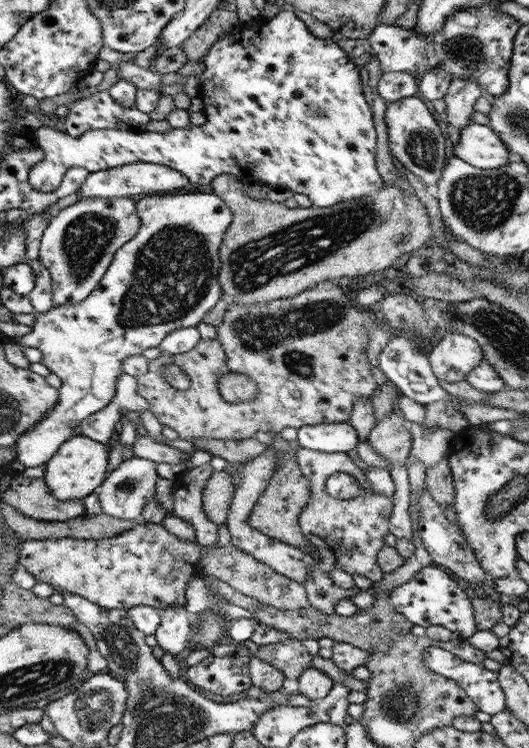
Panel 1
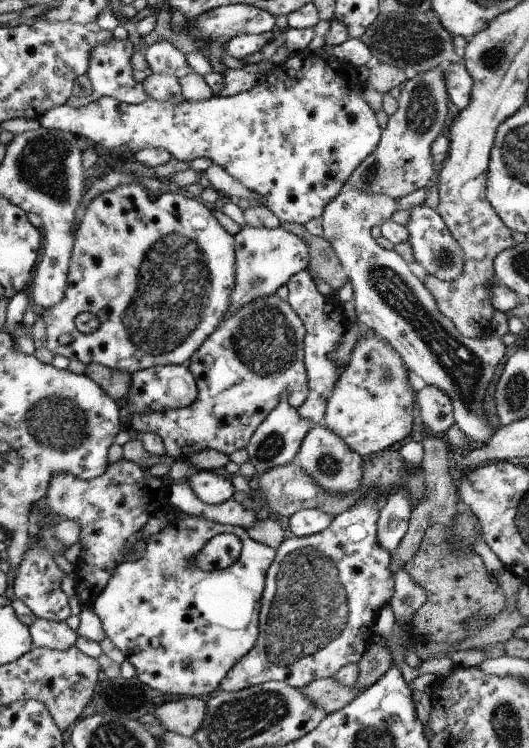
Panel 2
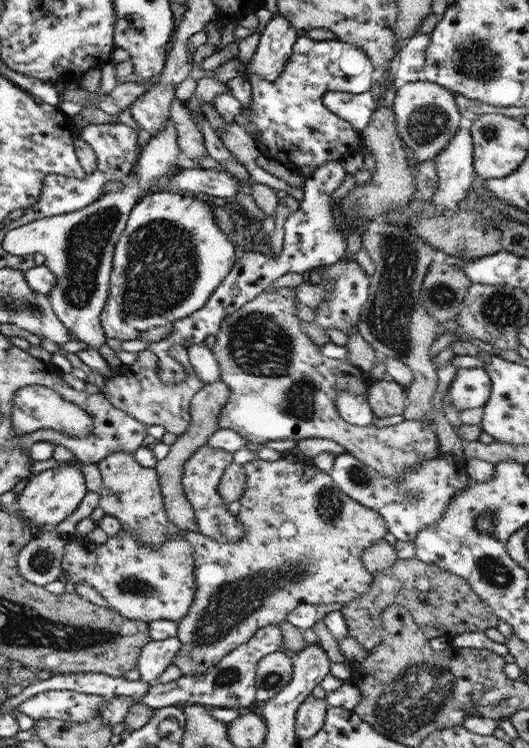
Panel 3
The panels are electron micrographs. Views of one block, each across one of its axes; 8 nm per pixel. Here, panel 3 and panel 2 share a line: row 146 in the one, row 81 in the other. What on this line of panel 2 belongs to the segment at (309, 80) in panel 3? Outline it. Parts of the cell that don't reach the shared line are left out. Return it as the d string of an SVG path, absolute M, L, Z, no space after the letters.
M332 18L330 20L330 28L324 35L325 45L320 50L314 53L307 51L306 53L293 54L292 57L285 59L285 62L278 64L272 70L272 74L258 80L254 88L226 98L216 95L209 100L200 102L185 101L180 102L180 104L173 104L172 101L157 102L152 98L148 98L146 102L134 105L119 102L111 97L103 97L78 109L72 108L69 105L52 108L48 110L48 113L44 114L43 118L40 118L39 122L41 127L62 130L63 132L70 132L71 134L76 134L76 136L86 138L95 149L100 147L111 151L117 149L118 151L119 147L124 147L124 149L127 147L130 151L136 152L136 150L144 150L144 148L162 148L170 152L170 155L179 161L191 162L196 158L209 158L214 165L221 166L234 180L240 182L242 186L245 186L248 190L252 190L252 192L256 192L262 198L264 207L268 208L280 220L280 223L295 222L304 225L314 218L322 217L327 206L342 193L343 187L346 185L348 178L354 173L354 170L376 150L382 135L382 129L378 125L377 117L375 116L376 112L364 100L364 83L358 76L357 67L342 63L334 57L334 54L330 54L334 46L343 44L349 38L348 26L344 22L340 22L338 18Z

